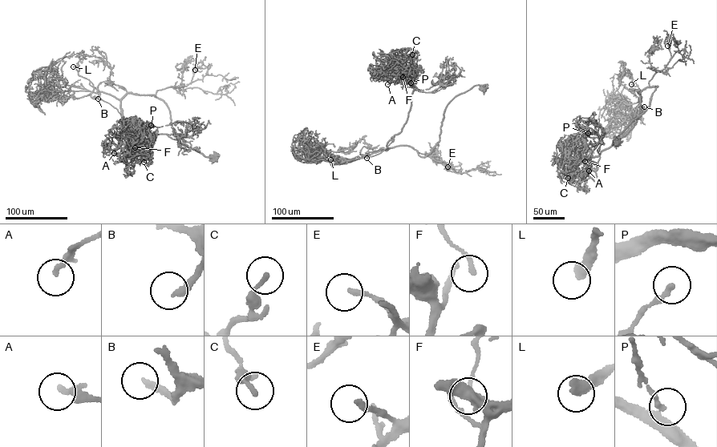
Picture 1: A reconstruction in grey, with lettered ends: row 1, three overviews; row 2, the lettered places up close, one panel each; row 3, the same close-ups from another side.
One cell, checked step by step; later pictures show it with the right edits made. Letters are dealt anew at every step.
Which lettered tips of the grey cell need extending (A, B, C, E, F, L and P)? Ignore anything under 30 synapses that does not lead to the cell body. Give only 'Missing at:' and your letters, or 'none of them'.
Missing at: B, L

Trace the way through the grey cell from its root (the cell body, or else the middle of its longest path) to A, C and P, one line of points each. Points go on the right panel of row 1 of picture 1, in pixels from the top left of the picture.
A: (616, 142), (650, 106), (657, 86), (639, 93), (633, 126), (601, 151), (597, 169), (585, 165), (589, 171)
C: (616, 142), (612, 144), (650, 106), (657, 86), (639, 93), (633, 126), (598, 155), (577, 165), (568, 178)
P: (616, 142), (612, 144), (650, 106), (657, 86), (639, 93), (633, 126), (588, 158), (582, 139), (588, 133)

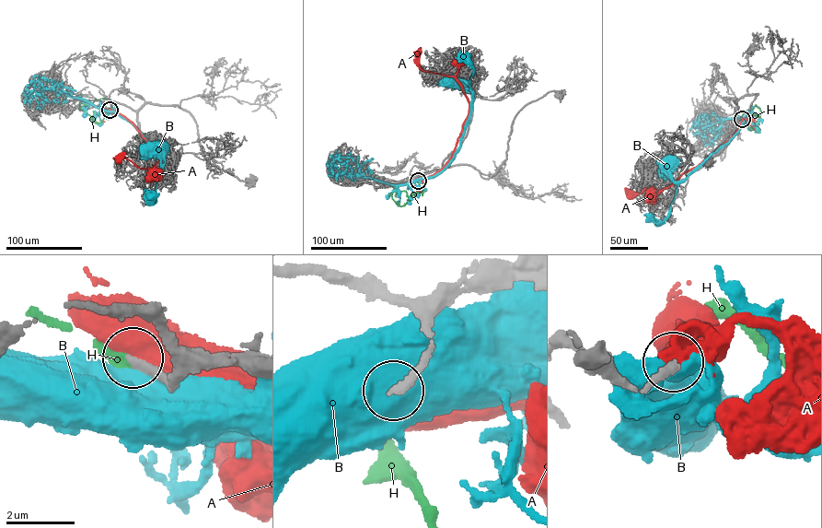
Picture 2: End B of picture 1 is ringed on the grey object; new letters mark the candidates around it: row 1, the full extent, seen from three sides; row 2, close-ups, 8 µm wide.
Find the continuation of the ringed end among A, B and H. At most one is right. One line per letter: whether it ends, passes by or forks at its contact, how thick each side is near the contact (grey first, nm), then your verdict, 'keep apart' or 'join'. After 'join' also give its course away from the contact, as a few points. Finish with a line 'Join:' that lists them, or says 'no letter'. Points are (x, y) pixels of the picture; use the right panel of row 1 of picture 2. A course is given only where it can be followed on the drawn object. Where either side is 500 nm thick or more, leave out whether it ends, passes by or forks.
A: 300 nm thick on the grey side, 800 nm on the other; keep apart
B: 320 nm thick on the grey side, 950 nm on the other; keep apart
H: it passes by; 280 nm thick on the grey side, 320 nm on the other; join; it runs (742, 119), (749, 118), (755, 105), (760, 111), (759, 118), (753, 123), (744, 122), (741, 116), (745, 112)
Join: H

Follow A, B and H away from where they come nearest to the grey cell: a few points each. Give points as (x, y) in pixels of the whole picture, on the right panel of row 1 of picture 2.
A: (742, 119), (732, 136), (670, 186), (660, 191), (644, 188), (640, 193), (630, 194)
B: (742, 119), (744, 123), (734, 136), (678, 184), (668, 216), (662, 222), (650, 217)
H: (742, 119), (749, 118), (755, 105), (760, 111), (759, 118), (753, 123), (744, 122), (741, 116), (745, 112)

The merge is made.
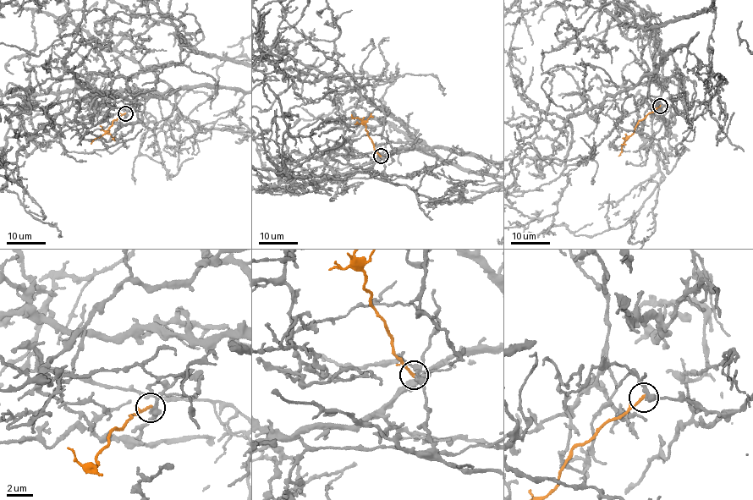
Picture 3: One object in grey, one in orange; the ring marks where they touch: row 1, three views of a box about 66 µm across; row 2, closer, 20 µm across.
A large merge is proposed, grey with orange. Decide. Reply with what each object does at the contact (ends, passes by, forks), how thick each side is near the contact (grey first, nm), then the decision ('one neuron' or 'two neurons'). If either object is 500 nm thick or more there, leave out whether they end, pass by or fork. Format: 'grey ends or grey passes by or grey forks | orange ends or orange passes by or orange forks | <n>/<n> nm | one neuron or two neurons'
grey passes by | orange ends | 280/220 nm | two neurons

